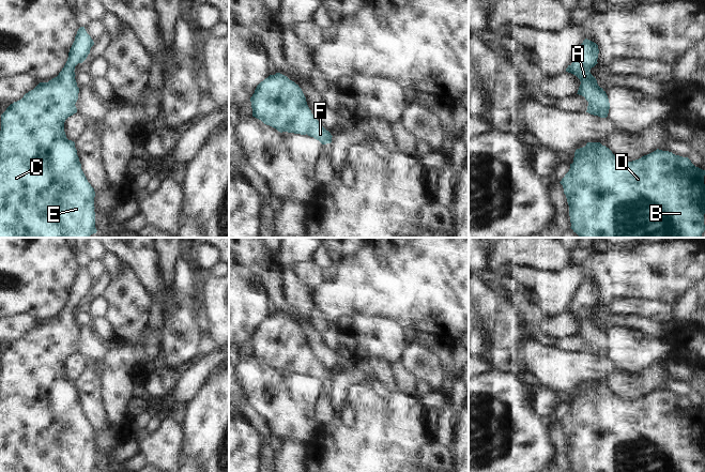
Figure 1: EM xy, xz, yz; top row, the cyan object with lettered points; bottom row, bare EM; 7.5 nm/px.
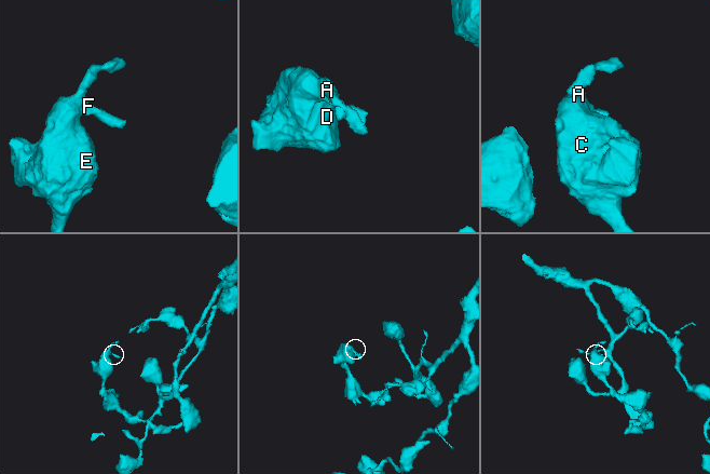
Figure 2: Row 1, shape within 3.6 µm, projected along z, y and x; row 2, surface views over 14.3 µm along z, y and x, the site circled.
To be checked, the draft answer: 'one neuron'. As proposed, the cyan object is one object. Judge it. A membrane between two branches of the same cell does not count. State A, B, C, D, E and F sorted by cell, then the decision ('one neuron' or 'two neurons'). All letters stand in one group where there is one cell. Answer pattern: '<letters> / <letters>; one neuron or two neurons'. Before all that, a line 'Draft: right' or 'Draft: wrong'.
Draft: right
A B C D E F; one neuron

